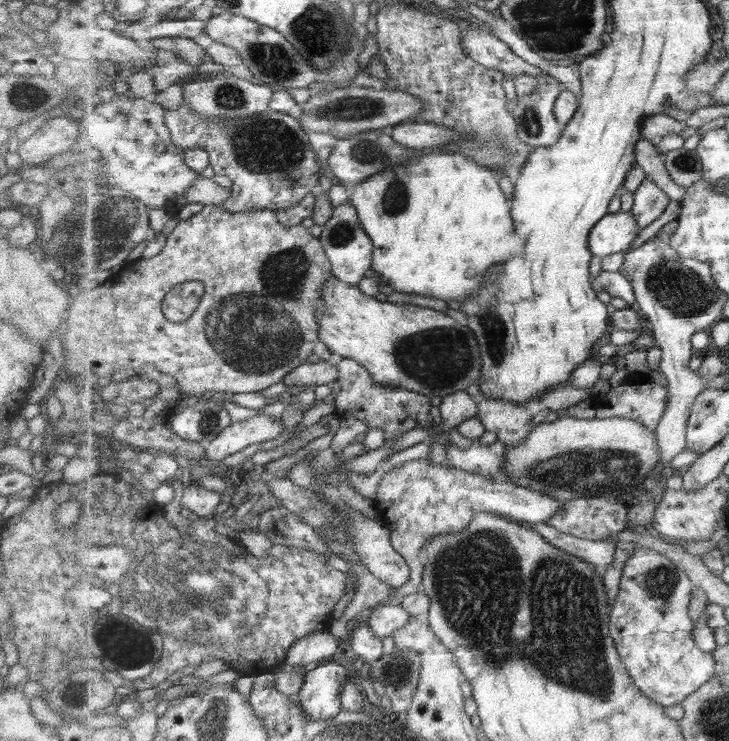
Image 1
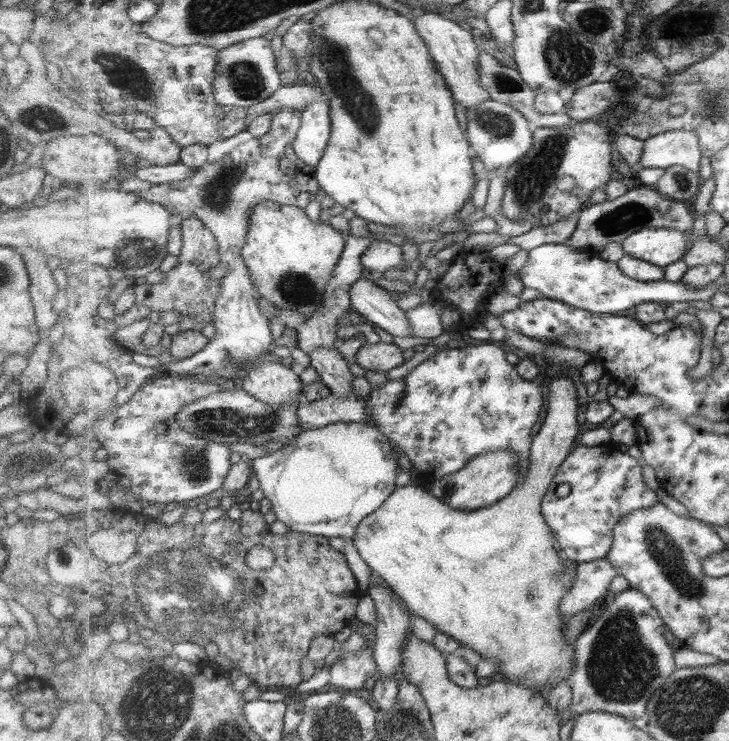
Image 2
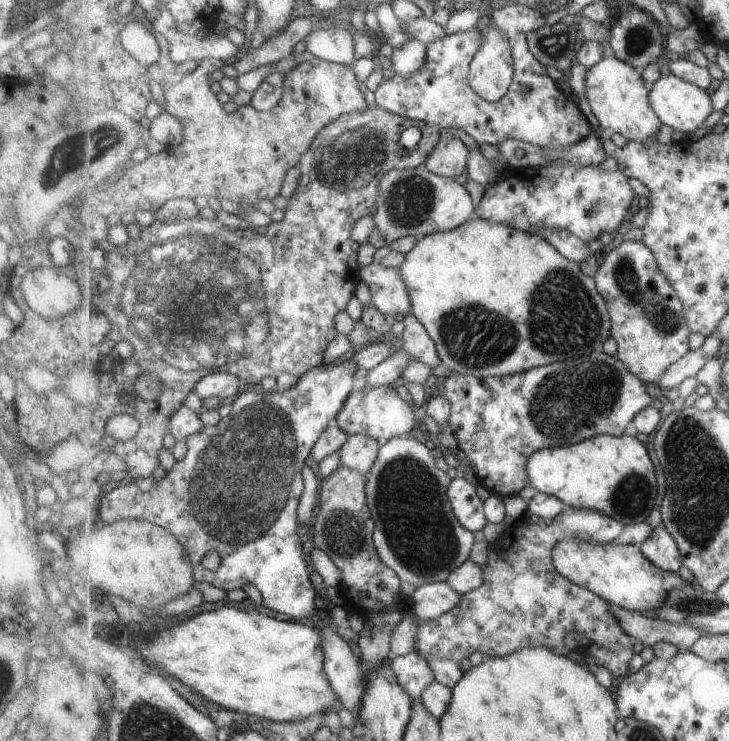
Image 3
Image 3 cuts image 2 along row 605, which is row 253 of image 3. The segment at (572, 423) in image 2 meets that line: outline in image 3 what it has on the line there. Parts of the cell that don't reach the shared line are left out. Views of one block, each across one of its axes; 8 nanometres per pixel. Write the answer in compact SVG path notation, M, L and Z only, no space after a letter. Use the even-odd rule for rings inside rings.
M474 217L451 232L437 232L437 234L421 237L417 246L406 256L407 258L399 270L401 270L401 276L405 278L412 298L412 313L427 329L431 340L435 342L442 365L450 372L457 372L463 376L475 375L479 378L511 376L519 374L523 370L539 368L543 364L567 362L589 356L593 352L601 352L605 340L612 336L612 317L609 314L607 301L604 296L601 296L600 290L597 290L596 279L586 275L578 262L565 258L565 255L562 255L556 247L541 236L517 230L505 223Z

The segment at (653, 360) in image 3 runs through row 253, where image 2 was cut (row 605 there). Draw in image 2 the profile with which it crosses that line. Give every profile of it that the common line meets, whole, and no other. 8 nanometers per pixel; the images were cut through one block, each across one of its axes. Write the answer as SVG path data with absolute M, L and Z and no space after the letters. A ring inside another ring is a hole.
M629 586L615 595L613 600L602 608L599 616L601 616L599 622L595 622L591 628L583 631L574 643L575 670L572 670L572 675L568 677L568 684L572 689L572 701L566 710L560 712L563 724L572 716L576 717L585 712L607 712L631 720L646 716L651 698L676 670L674 650L663 636L663 632L669 628L647 594Z

